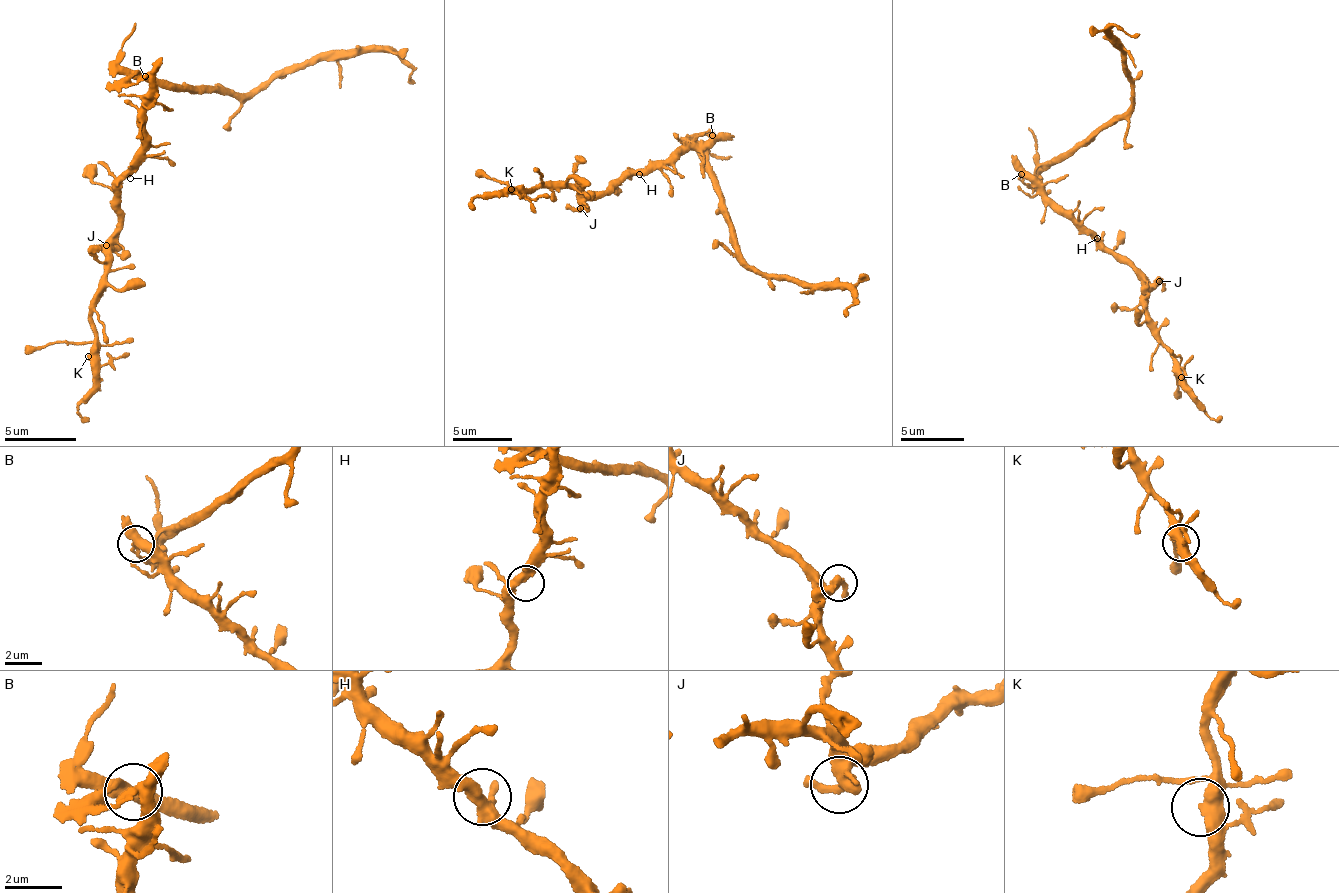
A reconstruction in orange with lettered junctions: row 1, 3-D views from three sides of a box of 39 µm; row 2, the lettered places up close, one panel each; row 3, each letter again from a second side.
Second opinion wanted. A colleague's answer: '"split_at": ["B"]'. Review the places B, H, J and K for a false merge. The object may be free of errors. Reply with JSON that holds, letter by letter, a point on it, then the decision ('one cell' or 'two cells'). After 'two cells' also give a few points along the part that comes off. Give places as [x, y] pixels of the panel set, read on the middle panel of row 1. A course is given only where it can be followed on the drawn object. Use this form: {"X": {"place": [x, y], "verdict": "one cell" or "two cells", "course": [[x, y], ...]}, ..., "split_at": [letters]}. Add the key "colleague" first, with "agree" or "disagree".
{"colleague": "agree", "B": {"place": [712, 135], "verdict": "two cells", "course": [[711, 136], [697, 135], [698, 143], [738, 256], [806, 284], [841, 283], [854, 305], [843, 316]]}, "H": {"place": [639, 174], "verdict": "one cell"}, "J": {"place": [580, 208], "verdict": "one cell"}, "K": {"place": [511, 189], "verdict": "one cell"}, "split_at": ["B"]}

